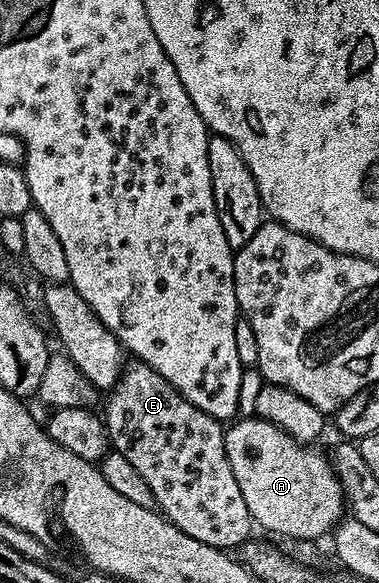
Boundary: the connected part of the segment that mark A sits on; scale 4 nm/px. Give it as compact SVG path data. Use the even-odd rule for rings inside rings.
M256 415L234 420L225 429L225 458L227 463L231 463L231 472L235 475L235 483L239 483L239 491L243 491L249 516L269 533L293 537L294 542L316 542L317 537L324 533L325 536L332 534L346 516L345 496L333 470L332 460L326 454L324 457L317 447L301 444L273 422Z

